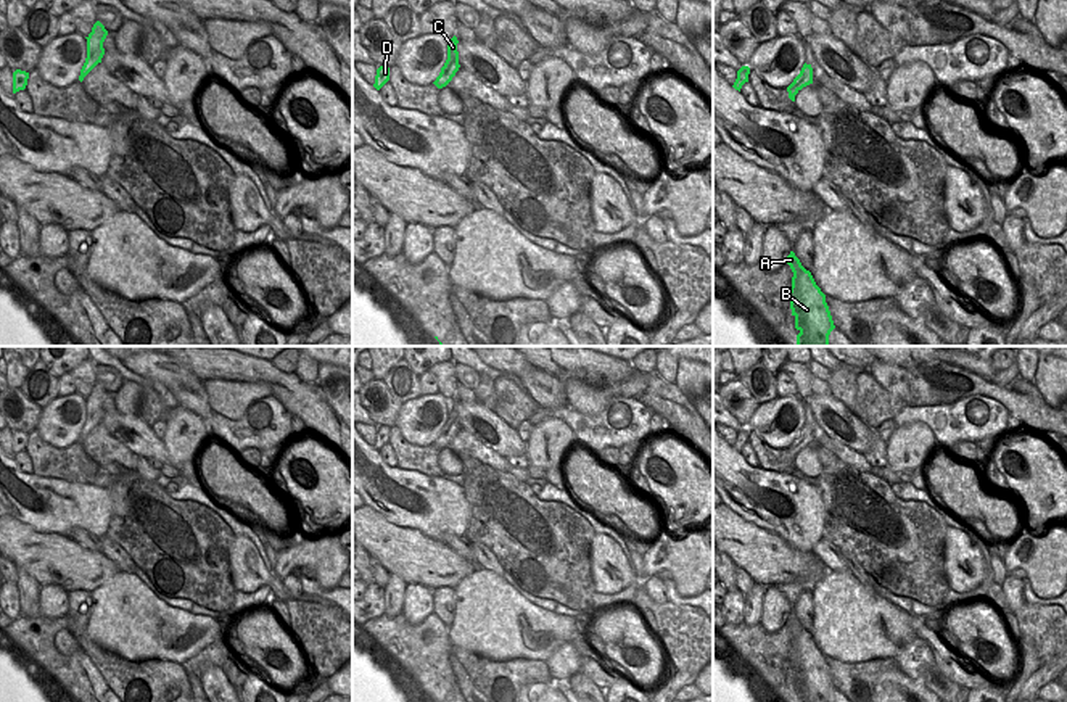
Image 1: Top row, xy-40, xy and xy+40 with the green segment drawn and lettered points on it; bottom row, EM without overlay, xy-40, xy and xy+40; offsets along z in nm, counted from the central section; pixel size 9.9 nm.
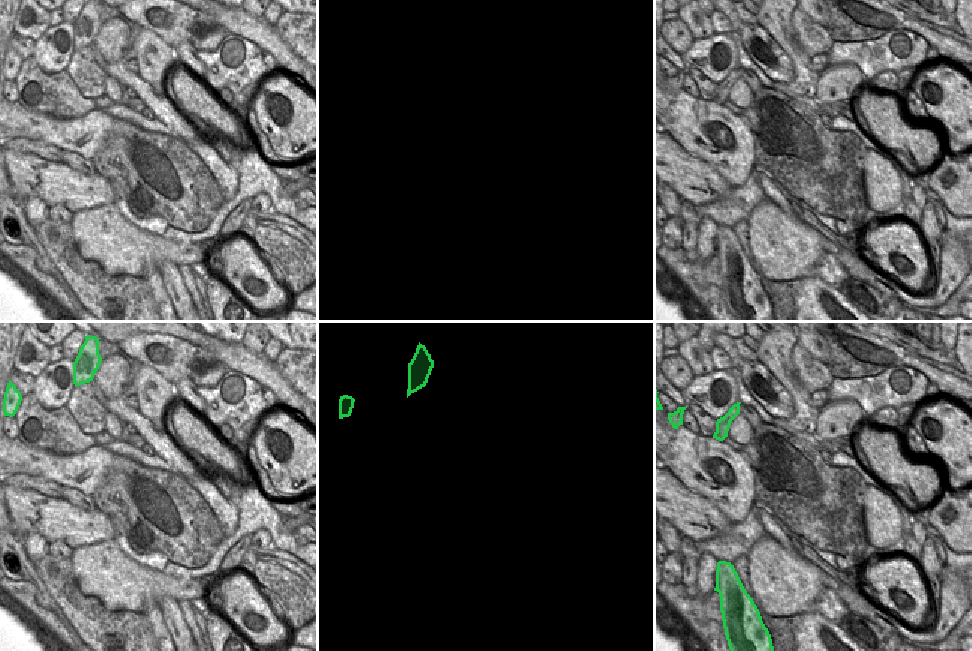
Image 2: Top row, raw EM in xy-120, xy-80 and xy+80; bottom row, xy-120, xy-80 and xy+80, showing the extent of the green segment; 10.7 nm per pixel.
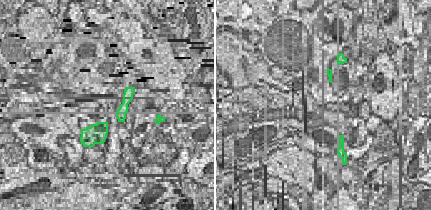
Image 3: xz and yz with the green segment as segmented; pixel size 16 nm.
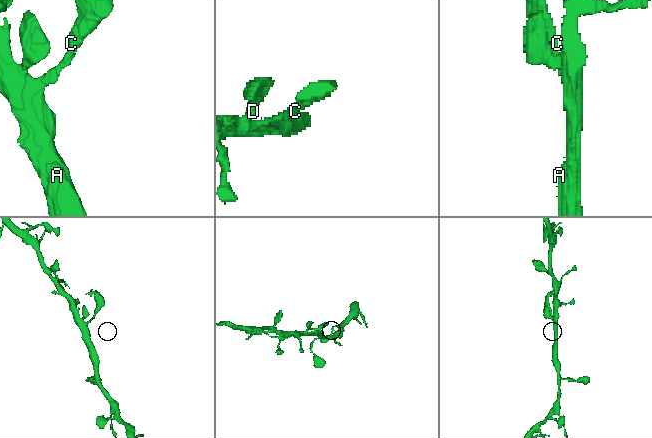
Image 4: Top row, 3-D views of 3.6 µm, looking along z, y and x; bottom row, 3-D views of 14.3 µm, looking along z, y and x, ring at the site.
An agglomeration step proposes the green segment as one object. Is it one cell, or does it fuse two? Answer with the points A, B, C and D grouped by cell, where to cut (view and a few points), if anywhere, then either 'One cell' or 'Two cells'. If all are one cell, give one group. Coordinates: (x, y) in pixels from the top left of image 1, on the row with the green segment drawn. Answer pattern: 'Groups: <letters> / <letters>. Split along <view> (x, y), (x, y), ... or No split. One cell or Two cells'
Groups: A B D / C. Split along xy (441, 71), (453, 76). Two cells

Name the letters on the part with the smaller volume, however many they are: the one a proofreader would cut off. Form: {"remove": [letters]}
{"remove": ["C"]}

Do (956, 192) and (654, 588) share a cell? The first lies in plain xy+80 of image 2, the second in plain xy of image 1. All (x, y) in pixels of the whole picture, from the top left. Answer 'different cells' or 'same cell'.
different cells

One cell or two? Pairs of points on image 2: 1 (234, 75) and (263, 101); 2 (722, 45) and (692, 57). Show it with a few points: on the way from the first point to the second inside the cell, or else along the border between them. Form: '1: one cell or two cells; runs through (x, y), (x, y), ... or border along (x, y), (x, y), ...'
1: two cells; border along (270, 72), (255, 84)
2: one cell; runs through (714, 53), (699, 56)

